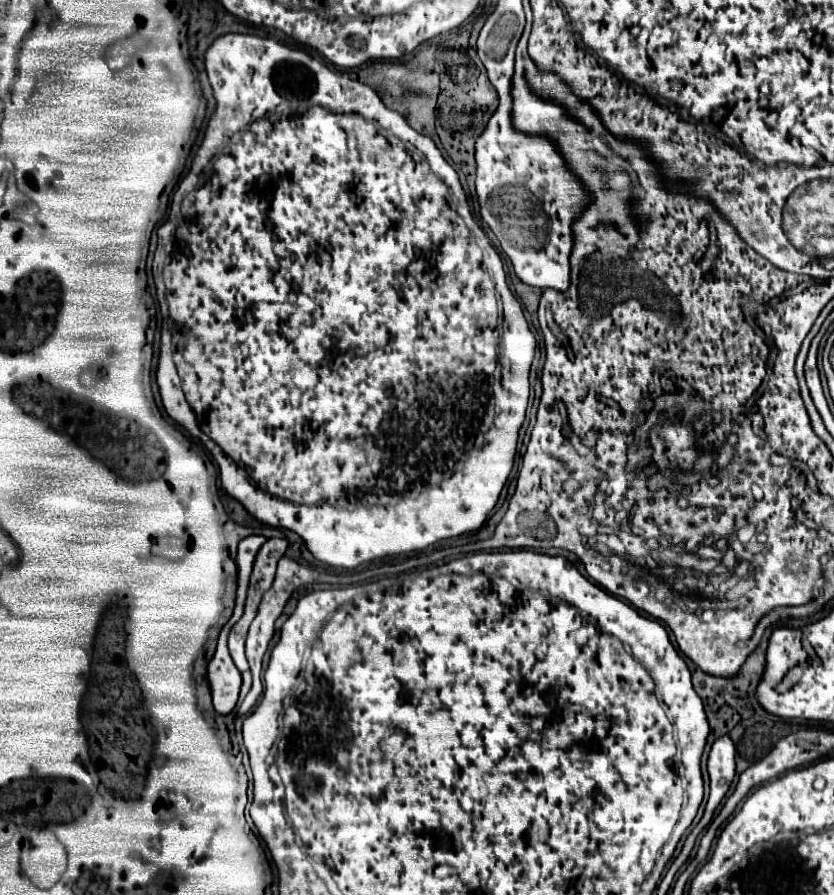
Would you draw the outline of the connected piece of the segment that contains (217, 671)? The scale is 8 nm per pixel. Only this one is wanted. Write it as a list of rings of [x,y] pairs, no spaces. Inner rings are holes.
[[[219,636],[217,650],[207,666],[207,680],[213,694],[213,706],[219,714],[229,714],[239,698],[241,672],[233,666],[227,650],[227,636]]]

